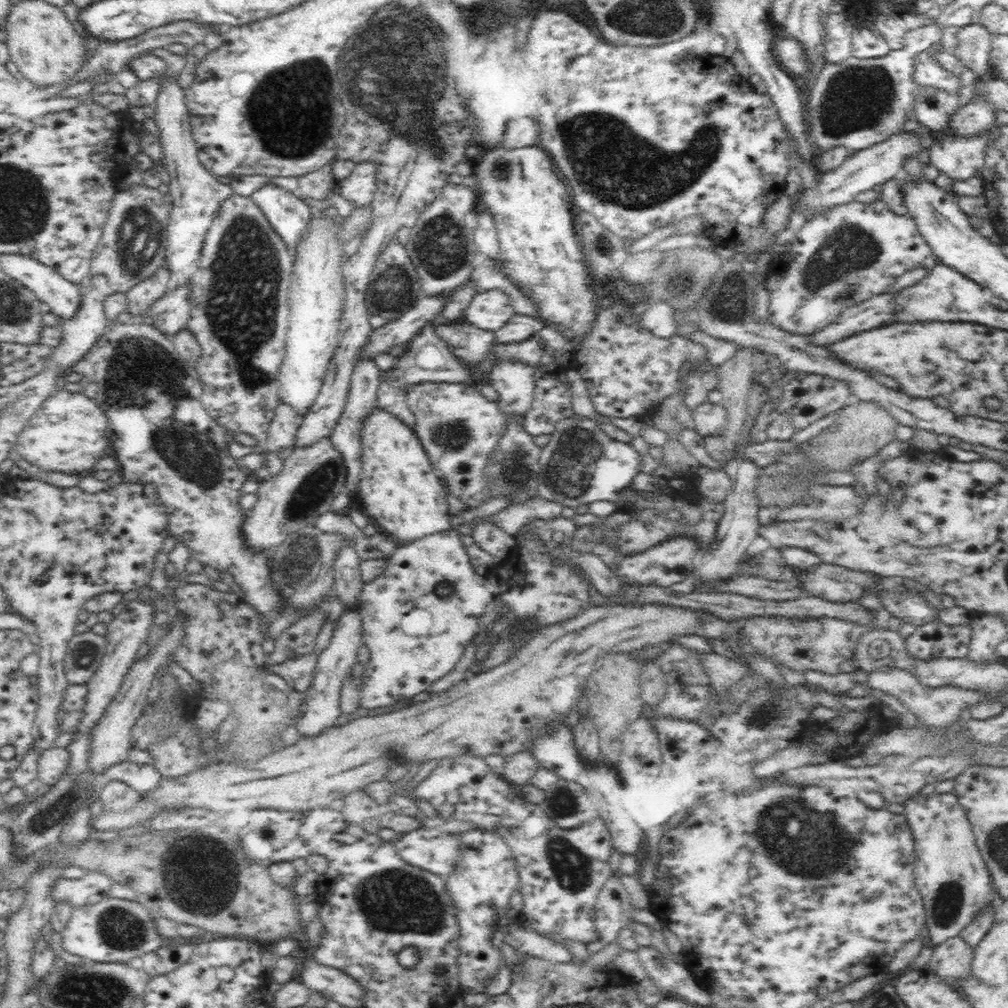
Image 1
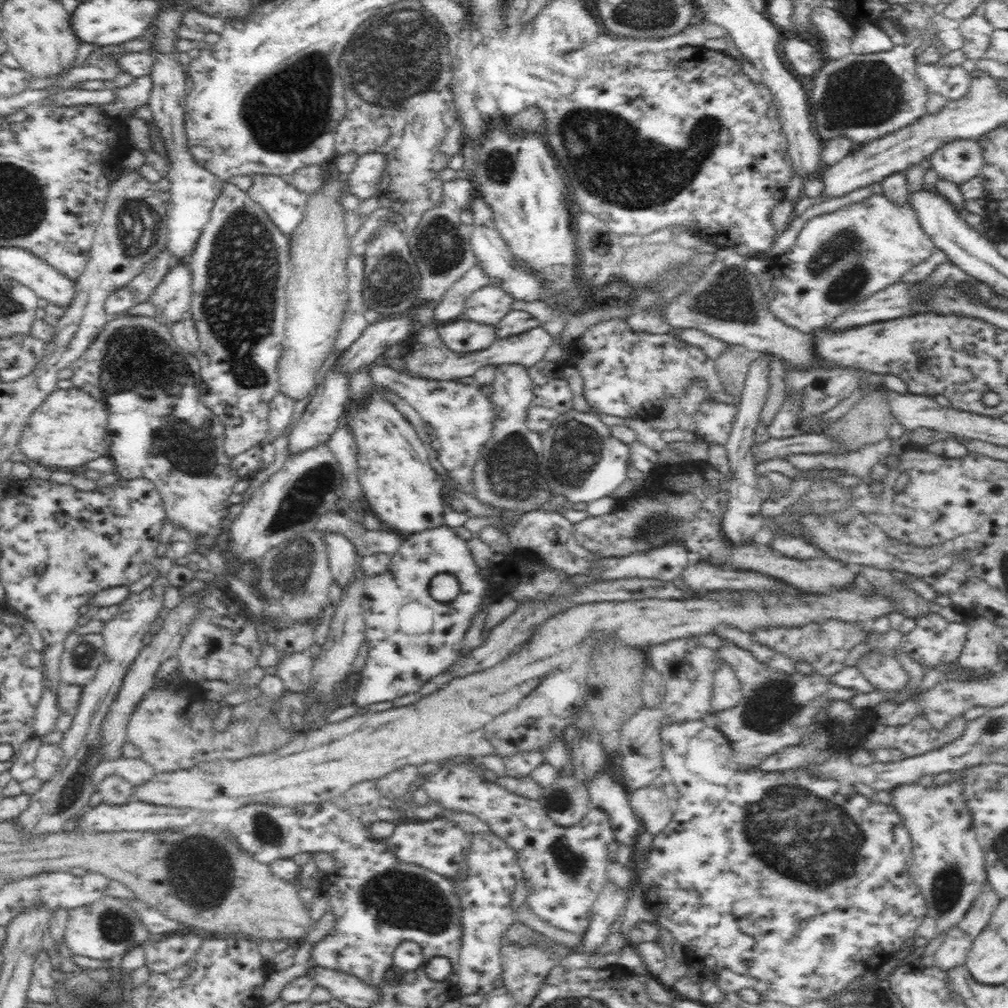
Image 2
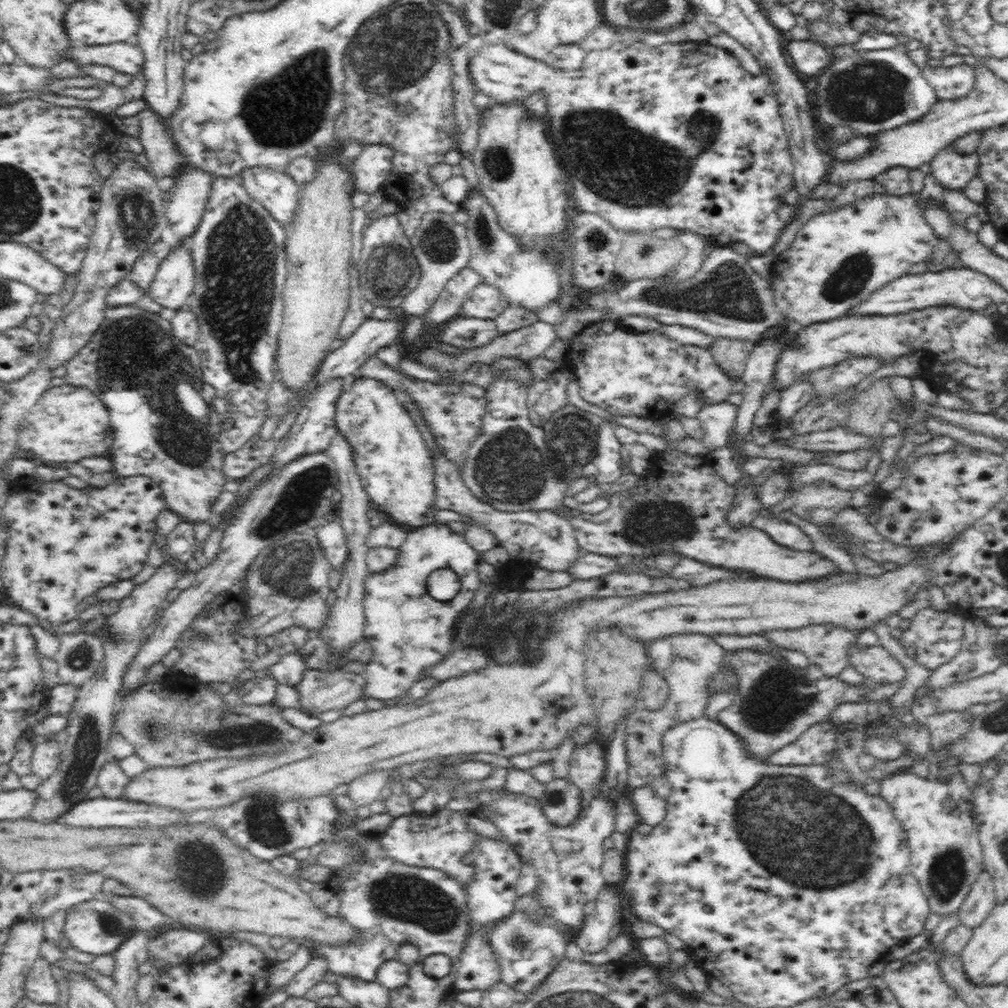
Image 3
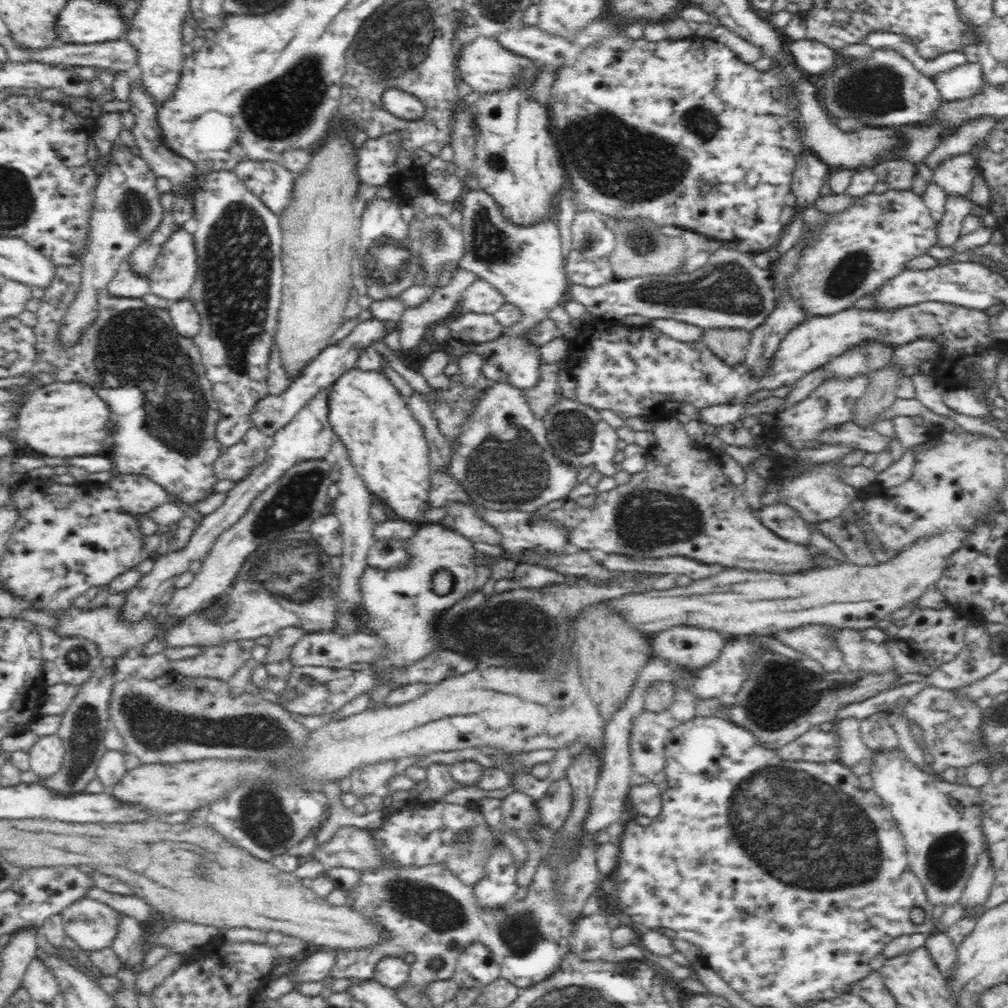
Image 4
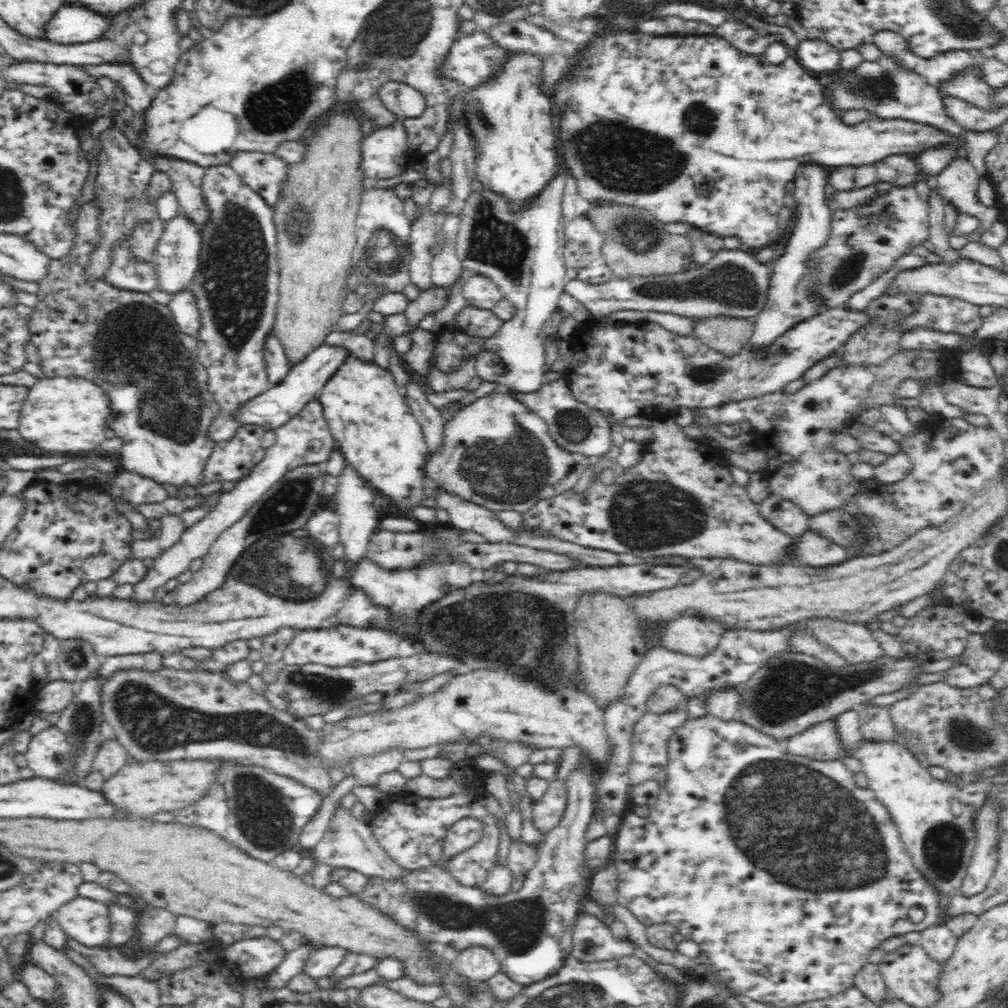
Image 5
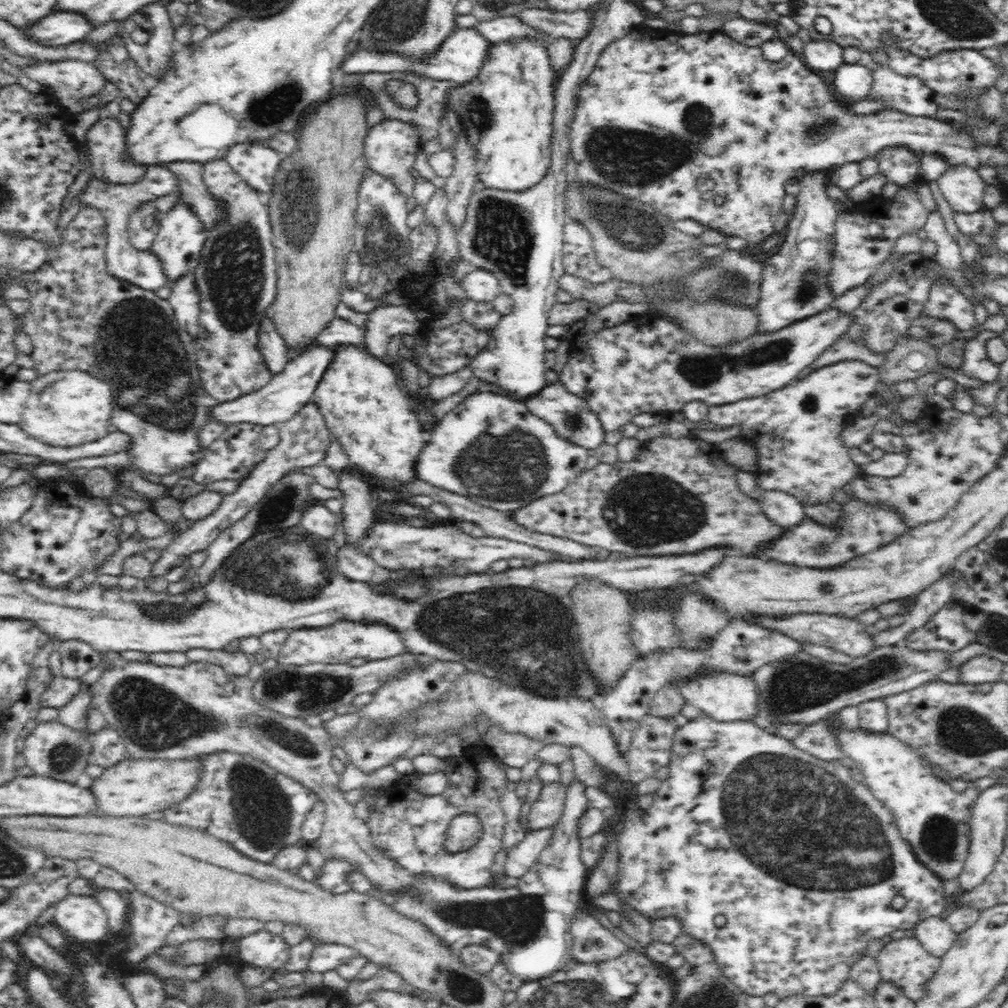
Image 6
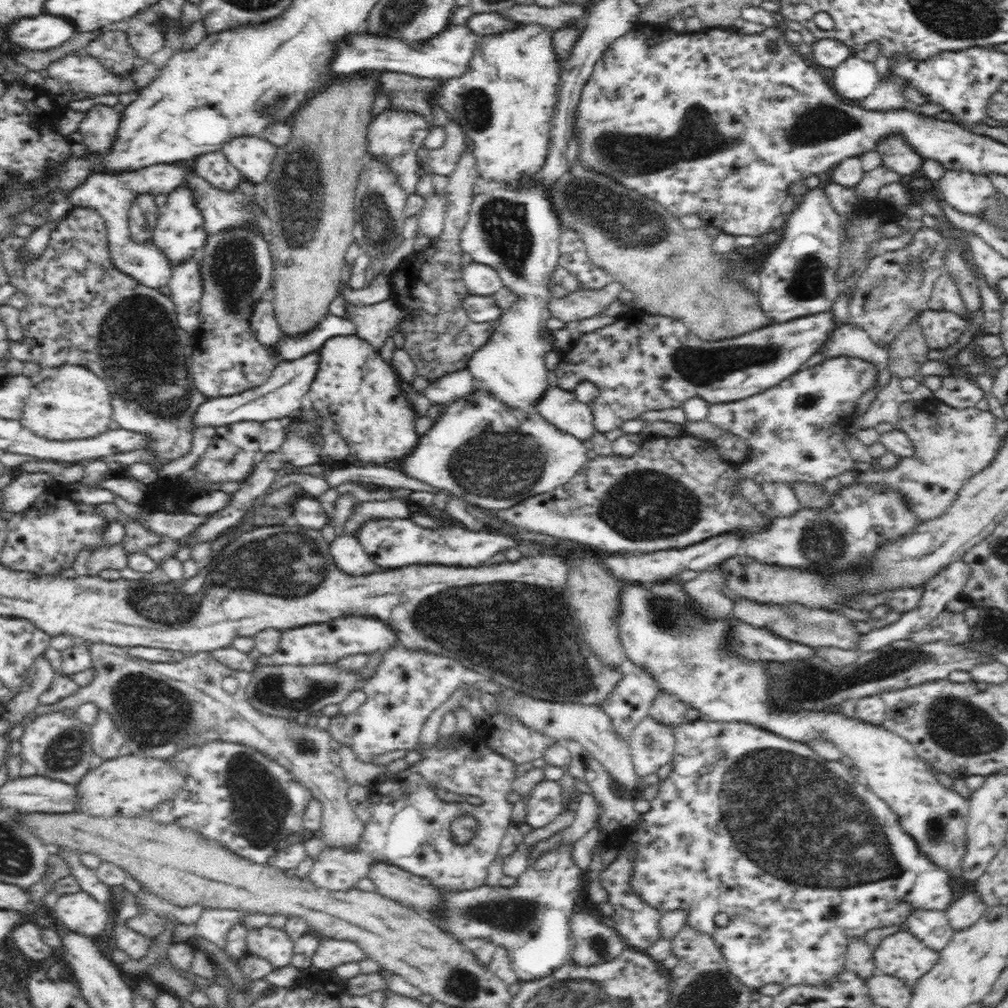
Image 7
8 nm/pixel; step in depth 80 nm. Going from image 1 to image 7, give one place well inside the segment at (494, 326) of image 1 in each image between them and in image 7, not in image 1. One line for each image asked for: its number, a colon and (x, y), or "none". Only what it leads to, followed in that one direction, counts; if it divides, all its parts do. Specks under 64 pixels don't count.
2: (489, 304)
3: (485, 301)
4: (480, 297)
5: (479, 291)
6: (480, 285)
7: (481, 279)

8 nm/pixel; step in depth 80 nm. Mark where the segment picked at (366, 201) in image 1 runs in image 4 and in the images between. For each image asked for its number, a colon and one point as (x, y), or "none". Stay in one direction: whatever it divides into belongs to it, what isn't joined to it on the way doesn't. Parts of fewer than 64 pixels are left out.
2: (363, 181)
3: (370, 170)
4: (376, 158)

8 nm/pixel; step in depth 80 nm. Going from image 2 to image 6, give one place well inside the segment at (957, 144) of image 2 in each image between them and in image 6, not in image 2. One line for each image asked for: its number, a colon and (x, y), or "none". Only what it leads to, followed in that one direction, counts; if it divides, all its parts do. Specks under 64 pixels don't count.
3: (953, 169)
4: (955, 174)
5: (958, 183)
6: (962, 187)

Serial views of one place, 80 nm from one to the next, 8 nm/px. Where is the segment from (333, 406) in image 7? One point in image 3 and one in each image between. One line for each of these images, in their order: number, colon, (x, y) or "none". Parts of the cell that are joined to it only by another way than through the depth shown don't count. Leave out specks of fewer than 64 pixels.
3: (392, 460)
4: (386, 444)
5: (372, 424)
6: (365, 411)

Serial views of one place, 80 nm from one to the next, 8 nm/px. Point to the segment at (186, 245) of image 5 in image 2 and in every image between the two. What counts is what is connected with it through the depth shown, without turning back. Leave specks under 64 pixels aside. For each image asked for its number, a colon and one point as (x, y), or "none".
2: (172, 298)
3: (172, 286)
4: (176, 267)

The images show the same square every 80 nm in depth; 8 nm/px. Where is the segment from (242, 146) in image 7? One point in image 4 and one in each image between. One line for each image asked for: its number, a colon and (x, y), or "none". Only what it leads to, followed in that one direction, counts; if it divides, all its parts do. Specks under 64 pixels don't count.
4: (272, 182)
5: (264, 173)
6: (257, 164)

